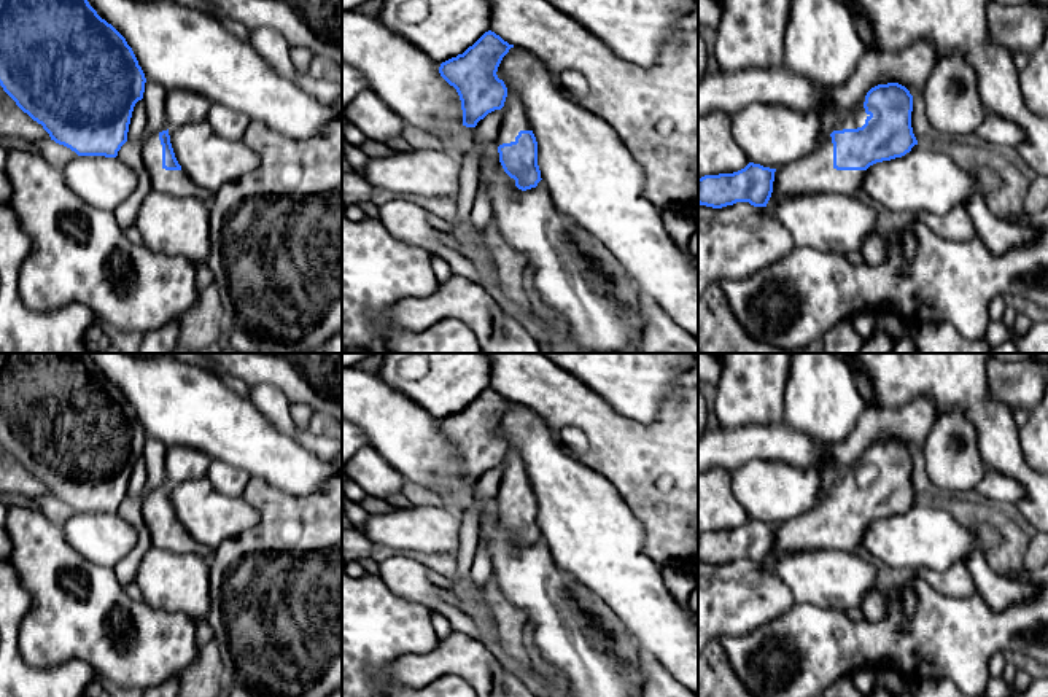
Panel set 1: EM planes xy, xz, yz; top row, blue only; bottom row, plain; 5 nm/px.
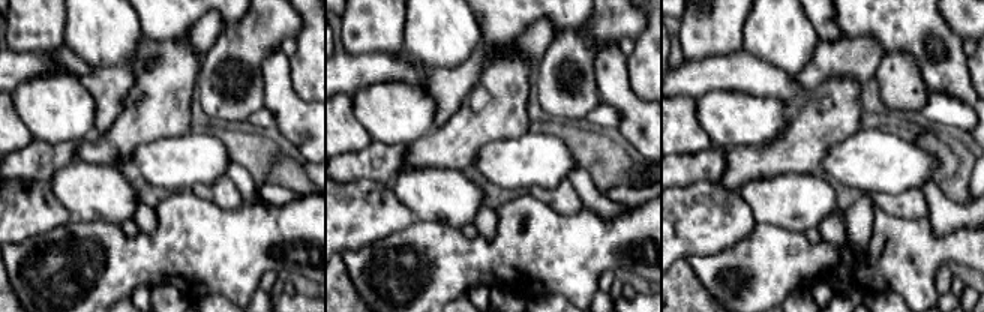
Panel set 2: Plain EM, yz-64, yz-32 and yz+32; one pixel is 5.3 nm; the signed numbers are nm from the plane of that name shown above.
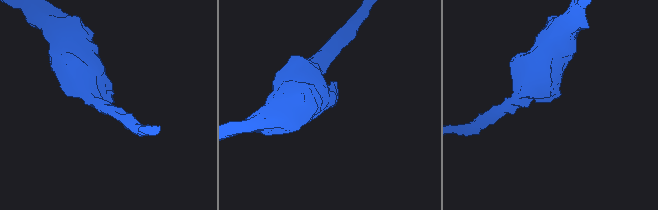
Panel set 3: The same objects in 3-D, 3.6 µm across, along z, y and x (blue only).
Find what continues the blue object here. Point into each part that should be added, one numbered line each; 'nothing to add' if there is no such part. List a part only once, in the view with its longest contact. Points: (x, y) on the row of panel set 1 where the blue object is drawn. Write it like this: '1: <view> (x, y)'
1: yz (815, 174)

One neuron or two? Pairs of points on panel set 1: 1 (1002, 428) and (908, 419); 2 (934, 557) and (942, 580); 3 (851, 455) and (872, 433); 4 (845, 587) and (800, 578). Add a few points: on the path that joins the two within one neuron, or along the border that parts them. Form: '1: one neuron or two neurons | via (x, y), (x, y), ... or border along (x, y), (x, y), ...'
1: two neurons | border along (899, 408), (927, 397), (937, 416)
2: two neurons | border along (964, 562), (954, 562), (943, 570), (915, 572)
3: one neuron | via (854, 451), (867, 438)
4: one neuron | via (834, 580), (811, 578)

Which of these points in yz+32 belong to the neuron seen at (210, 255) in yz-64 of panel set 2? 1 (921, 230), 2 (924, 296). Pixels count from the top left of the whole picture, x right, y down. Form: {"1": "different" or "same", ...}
{"1": "same", "2": "same"}

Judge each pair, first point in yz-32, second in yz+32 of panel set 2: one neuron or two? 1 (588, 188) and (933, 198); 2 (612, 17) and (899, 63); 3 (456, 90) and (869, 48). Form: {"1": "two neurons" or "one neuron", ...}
{"1": "one neuron", "2": "one neuron", "3": "one neuron"}

